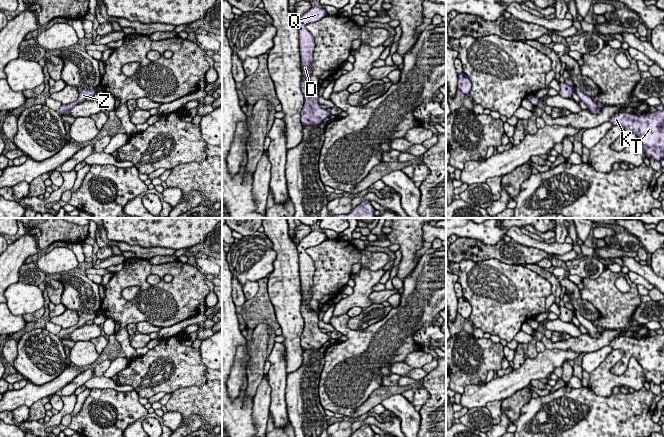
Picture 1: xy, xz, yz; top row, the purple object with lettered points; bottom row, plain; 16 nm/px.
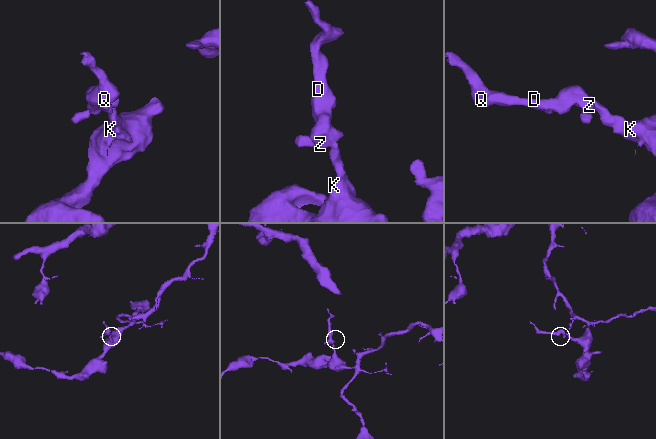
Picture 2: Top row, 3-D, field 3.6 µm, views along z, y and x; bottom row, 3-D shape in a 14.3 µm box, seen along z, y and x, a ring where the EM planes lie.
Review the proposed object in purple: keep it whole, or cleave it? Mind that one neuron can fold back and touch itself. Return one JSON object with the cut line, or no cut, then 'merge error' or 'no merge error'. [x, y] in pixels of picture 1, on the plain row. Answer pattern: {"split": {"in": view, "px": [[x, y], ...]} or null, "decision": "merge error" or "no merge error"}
{"split": {"in": "yz", "px": [[573, 311], [575, 315]]}, "decision": "merge error"}

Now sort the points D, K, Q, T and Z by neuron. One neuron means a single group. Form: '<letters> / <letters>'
D Q Z / K T

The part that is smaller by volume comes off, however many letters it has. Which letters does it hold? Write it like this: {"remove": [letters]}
{"remove": ["D", "Q", "Z"]}

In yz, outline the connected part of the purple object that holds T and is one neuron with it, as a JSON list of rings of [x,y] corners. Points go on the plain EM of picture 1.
[[[664,334],[646,336],[645,339],[619,336],[609,346],[613,350],[623,350],[626,361],[635,357],[644,371],[646,381],[659,386],[664,383]]]

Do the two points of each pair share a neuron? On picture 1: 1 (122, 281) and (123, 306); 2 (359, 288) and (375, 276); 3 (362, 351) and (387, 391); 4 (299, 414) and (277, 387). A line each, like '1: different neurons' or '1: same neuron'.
1: same neuron
2: same neuron
3: different neurons
4: different neurons

